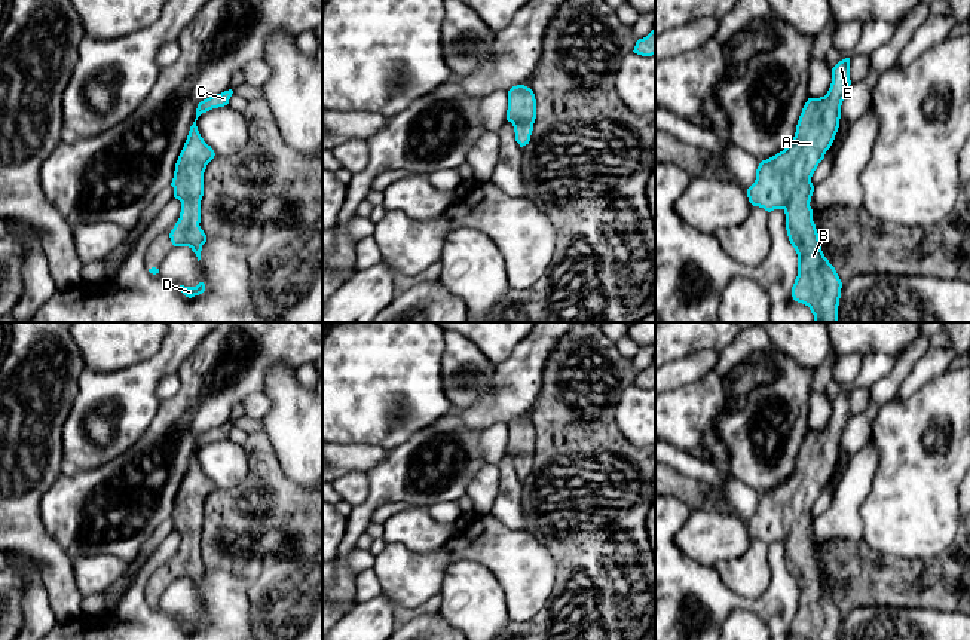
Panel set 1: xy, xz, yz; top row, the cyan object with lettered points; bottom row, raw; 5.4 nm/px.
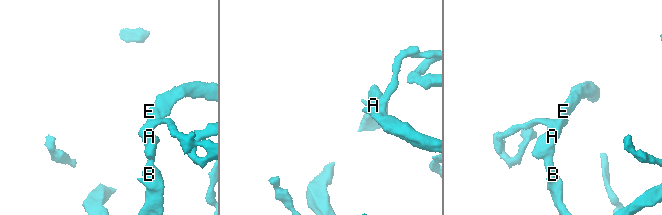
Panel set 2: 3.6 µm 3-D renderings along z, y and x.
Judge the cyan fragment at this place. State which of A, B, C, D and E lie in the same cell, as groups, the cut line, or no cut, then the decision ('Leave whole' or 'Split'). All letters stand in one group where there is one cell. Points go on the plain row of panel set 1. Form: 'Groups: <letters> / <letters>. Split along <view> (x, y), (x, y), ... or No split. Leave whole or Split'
Groups: A B C D E. No split. Leave whole

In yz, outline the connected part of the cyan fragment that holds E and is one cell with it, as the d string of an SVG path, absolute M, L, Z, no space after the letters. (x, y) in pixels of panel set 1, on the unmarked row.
M845 391L832 401L832 416L827 426L820 431L808 431L805 435L793 472L783 484L759 496L756 512L747 521L747 530L753 539L768 545L784 543L787 569L798 587L798 609L792 619L792 630L808 640L838 640L841 631L842 615L821 584L810 535L814 524L811 509L835 472L841 438L850 417L850 391Z

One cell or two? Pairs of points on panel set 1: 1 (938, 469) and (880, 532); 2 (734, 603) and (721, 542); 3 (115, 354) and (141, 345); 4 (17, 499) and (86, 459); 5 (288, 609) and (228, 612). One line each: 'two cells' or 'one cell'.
1: one cell
2: two cells
3: one cell
4: two cells
5: two cells

